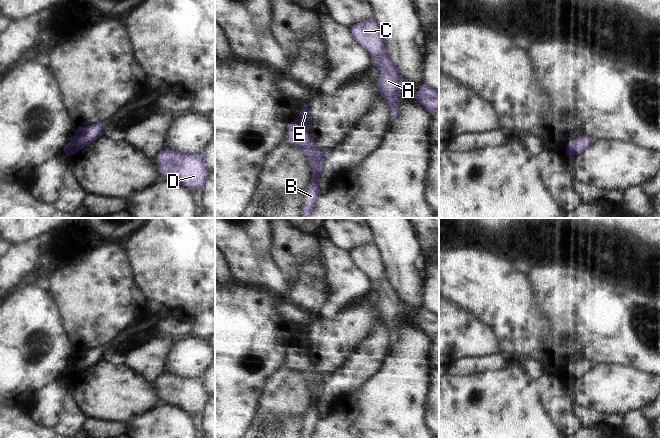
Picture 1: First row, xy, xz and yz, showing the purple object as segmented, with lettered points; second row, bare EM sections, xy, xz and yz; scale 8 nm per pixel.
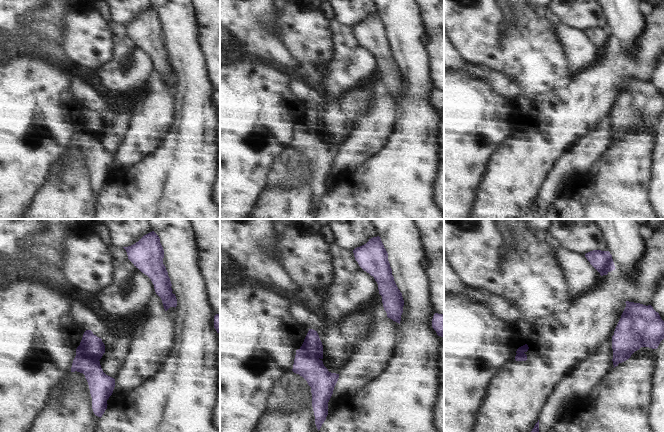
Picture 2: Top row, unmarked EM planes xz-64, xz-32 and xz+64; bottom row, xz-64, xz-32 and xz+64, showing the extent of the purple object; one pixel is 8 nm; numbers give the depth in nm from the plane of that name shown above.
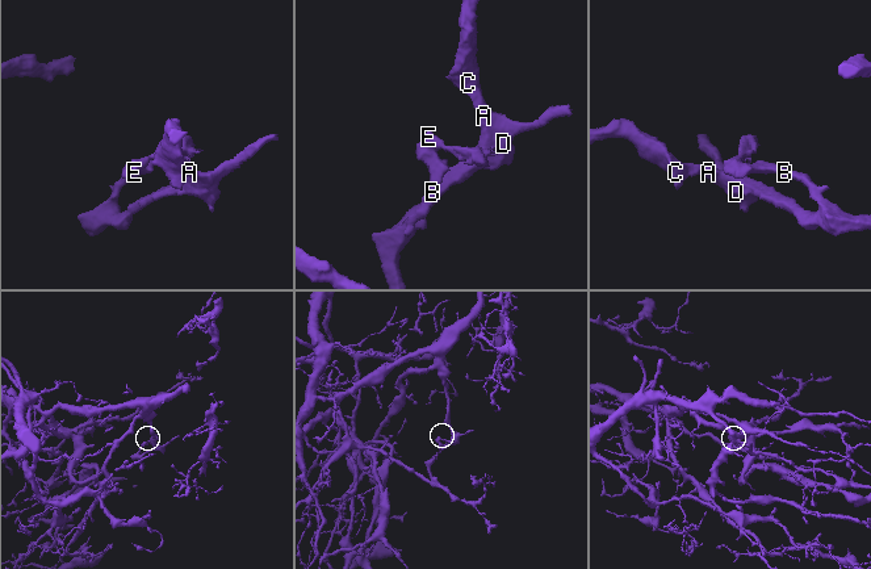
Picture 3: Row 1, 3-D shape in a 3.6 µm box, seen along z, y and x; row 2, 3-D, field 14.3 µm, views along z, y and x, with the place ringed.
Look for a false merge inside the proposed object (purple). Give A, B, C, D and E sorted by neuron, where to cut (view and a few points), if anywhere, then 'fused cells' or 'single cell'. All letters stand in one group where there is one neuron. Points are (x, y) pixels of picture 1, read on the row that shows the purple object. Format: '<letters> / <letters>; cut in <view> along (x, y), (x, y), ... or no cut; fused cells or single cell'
A B C D / E; cut in xz along (288, 125), (293, 123), (300, 130), (307, 133); fused cells

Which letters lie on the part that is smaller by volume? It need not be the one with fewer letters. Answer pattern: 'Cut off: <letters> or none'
Cut off: E

